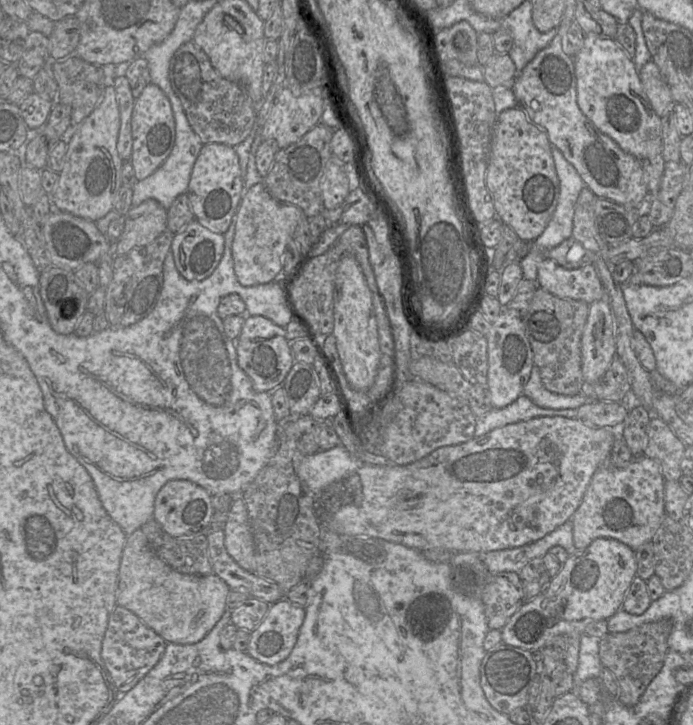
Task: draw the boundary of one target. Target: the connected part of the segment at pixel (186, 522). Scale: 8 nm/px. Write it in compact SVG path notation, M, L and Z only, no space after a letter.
M185 479L166 482L158 491L154 501L153 519L173 537L183 537L207 530L214 513L212 496L202 486Z

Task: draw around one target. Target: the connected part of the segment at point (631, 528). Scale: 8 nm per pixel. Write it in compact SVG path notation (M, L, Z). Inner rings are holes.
M645 455L634 458L624 469L605 464L592 476L580 506L573 514L573 543L577 550L584 550L597 538L618 540L633 550L652 541L654 534L665 517L665 479L659 463Z

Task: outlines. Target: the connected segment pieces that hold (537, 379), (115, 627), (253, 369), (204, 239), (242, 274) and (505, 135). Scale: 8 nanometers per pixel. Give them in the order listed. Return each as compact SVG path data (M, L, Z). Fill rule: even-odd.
M534 365L532 367L530 377L523 388L522 395L528 397L535 405L546 408L546 409L577 409L581 405L587 403L588 401L598 401L598 400L588 400L587 396L583 392L579 392L575 395L560 395L547 390L541 380L539 369Z
M116 605L109 615L102 641L101 658L114 686L121 692L131 690L160 660L167 642L130 610Z
M246 315L240 336L235 342L238 365L250 377L256 392L273 392L283 385L295 362L285 328L264 316Z
M193 219L174 234L170 253L181 276L201 281L216 269L224 250L223 234L215 233Z
M263 181L244 191L236 211L235 233L231 248L234 273L242 286L256 286L279 279L282 255L303 215L299 207L274 199Z
M519 107L506 109L496 117L490 142L485 184L492 198L496 217L503 225L511 227L521 241L531 243L542 234L558 202L559 181L547 134L532 123Z

